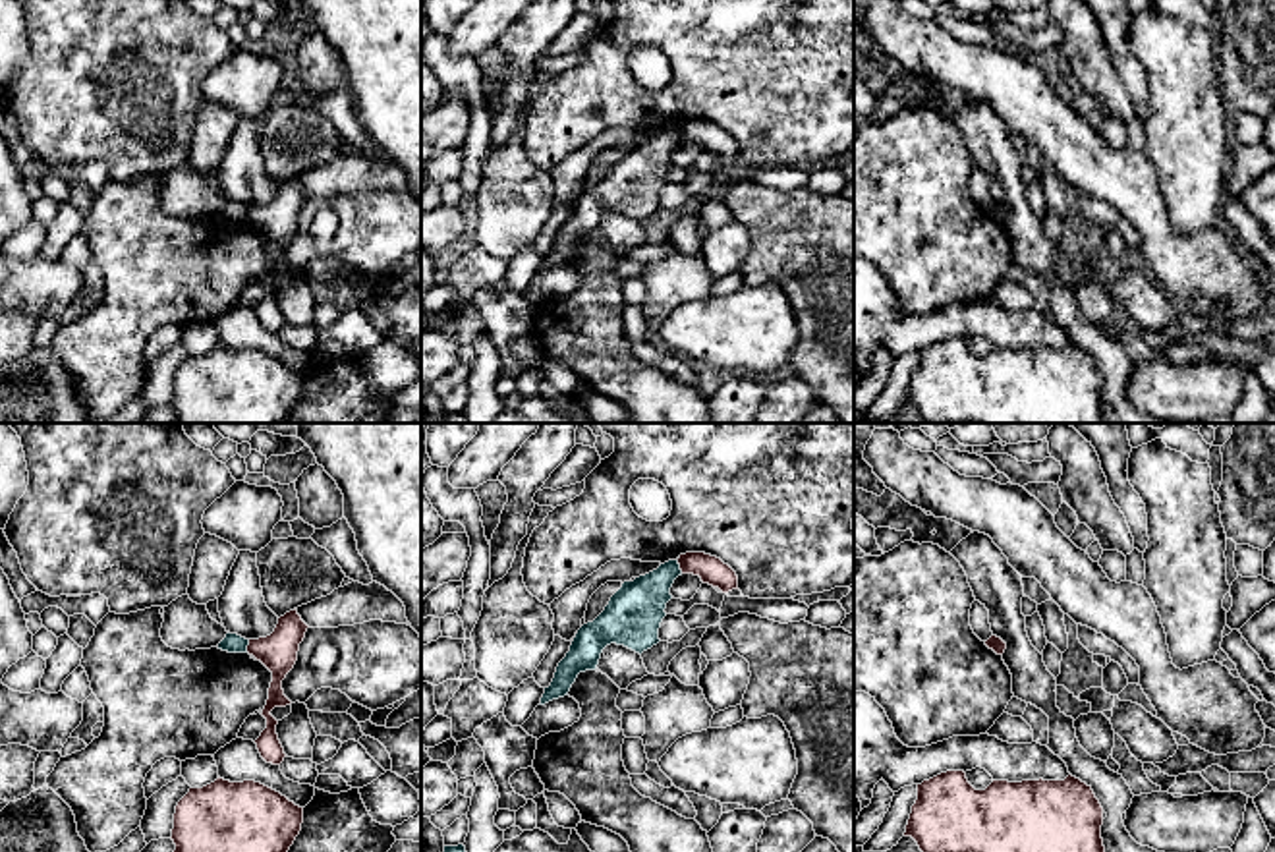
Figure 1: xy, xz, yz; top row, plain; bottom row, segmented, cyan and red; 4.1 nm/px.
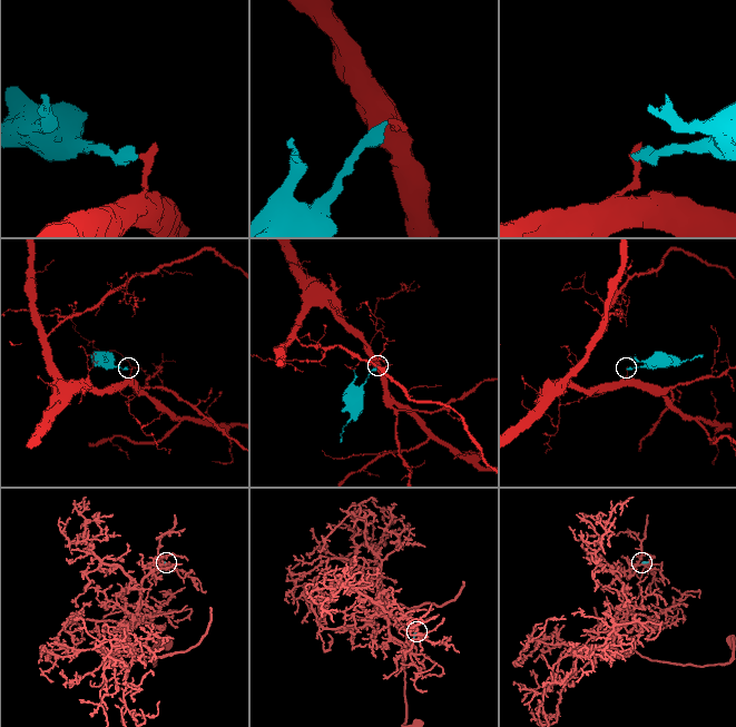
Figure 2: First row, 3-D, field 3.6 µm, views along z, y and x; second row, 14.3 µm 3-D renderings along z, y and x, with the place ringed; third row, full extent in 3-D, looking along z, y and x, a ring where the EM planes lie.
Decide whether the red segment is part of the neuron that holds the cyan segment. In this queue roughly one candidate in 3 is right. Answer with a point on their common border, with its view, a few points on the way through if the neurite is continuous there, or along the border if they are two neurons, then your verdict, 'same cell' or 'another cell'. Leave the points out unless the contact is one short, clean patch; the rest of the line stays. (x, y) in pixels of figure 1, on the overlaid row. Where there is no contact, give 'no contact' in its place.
meets cyan in xy at (248, 644); border along xy (250, 640), (246, 652); another cell

